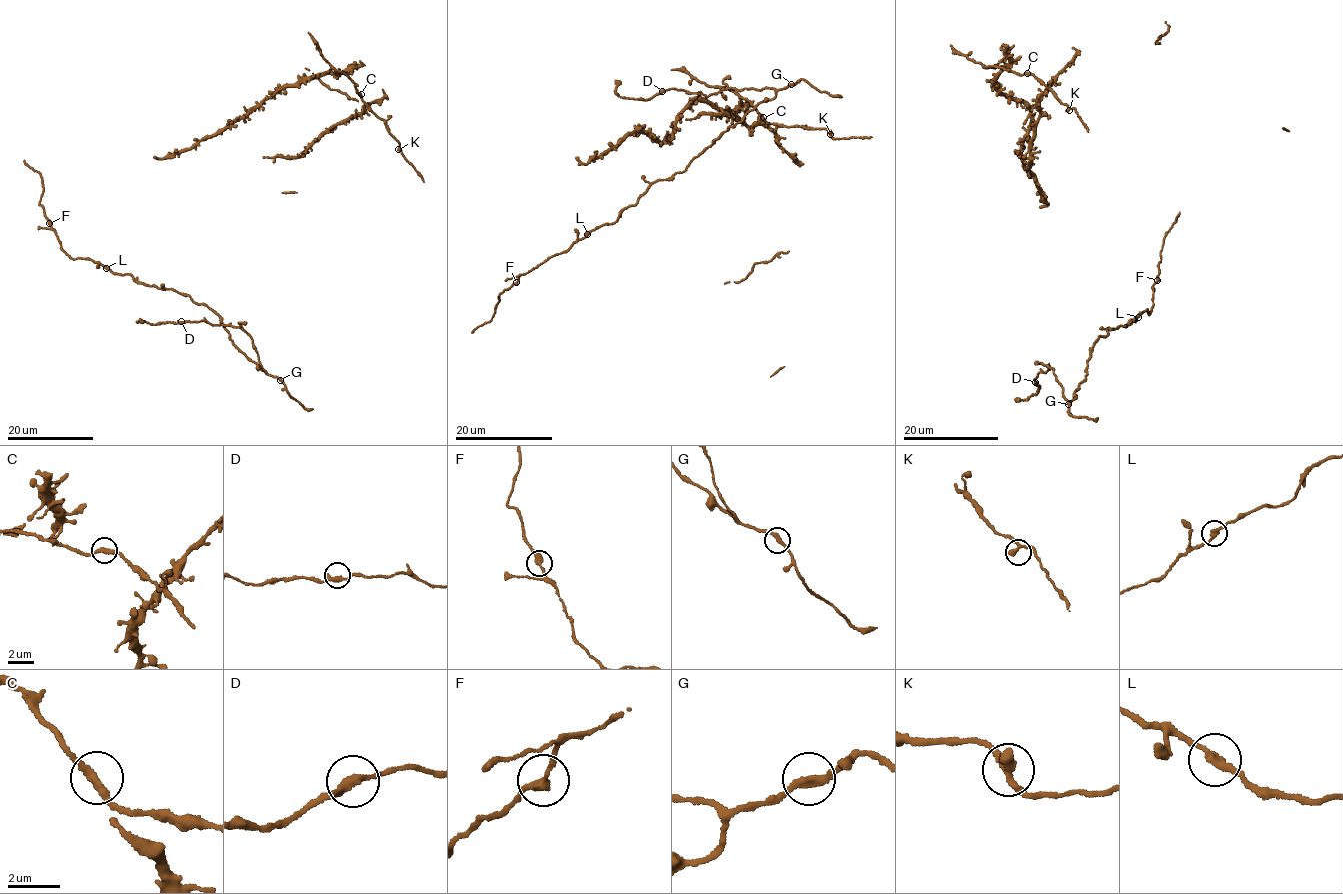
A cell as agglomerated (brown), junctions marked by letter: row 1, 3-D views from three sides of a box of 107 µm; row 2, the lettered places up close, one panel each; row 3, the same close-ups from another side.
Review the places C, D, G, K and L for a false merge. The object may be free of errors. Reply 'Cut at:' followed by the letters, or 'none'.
Cut at: none

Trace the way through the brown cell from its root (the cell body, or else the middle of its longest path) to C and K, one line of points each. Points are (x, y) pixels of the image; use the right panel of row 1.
C: (1024, 161), (1022, 149), (1032, 117), (1024, 102), (999, 93), (994, 81), (1008, 58), (1001, 66), (1027, 73)
K: (1024, 161), (1032, 117), (1024, 102), (999, 93), (994, 81), (1011, 61), (1000, 63), (1038, 78), (1069, 110)

